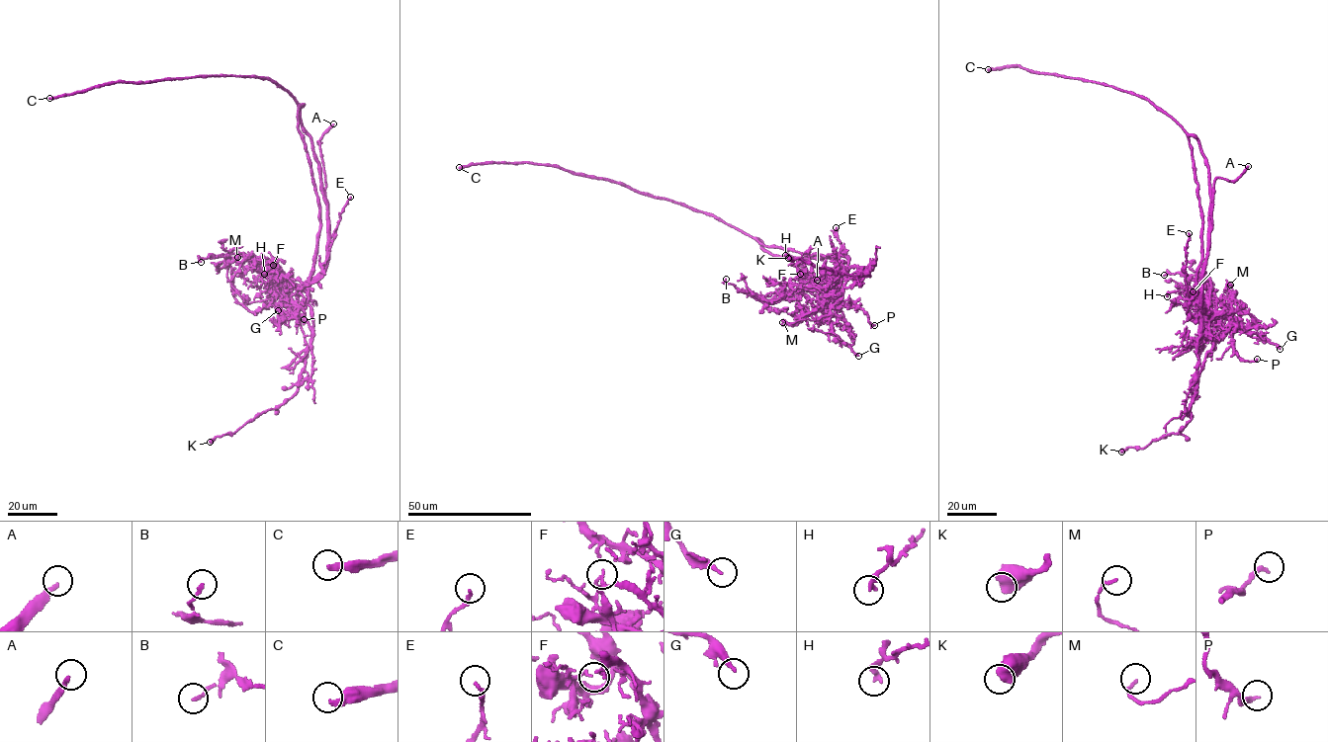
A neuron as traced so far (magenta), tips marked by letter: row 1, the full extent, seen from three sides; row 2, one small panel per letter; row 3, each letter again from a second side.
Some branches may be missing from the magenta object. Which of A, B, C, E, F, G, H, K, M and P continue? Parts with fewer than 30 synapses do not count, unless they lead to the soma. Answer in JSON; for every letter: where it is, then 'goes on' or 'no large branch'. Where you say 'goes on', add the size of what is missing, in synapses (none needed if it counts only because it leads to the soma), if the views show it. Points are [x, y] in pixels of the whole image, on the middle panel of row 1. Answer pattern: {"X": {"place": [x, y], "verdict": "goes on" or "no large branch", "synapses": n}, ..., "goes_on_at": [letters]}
{"A": {"place": [817, 280], "verdict": "goes on"}, "B": {"place": [726, 279], "verdict": "no large branch"}, "C": {"place": [459, 167], "verdict": "goes on", "synapses": 400}, "E": {"place": [836, 227], "verdict": "no large branch"}, "F": {"place": [800, 274], "verdict": "no large branch"}, "G": {"place": [858, 356], "verdict": "no large branch"}, "H": {"place": [785, 255], "verdict": "no large branch"}, "K": {"place": [788, 258], "verdict": "no large branch"}, "M": {"place": [782, 322], "verdict": "no large branch"}, "P": {"place": [874, 325], "verdict": "no large branch"}, "goes_on_at": ["A", "C"]}

